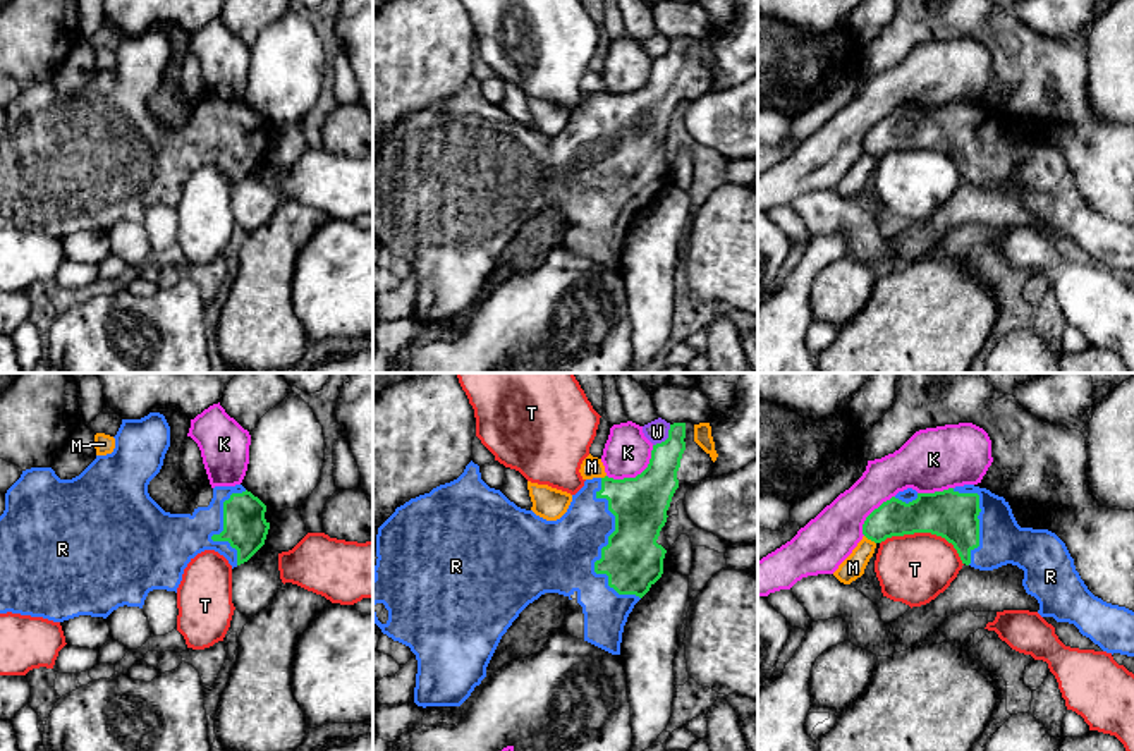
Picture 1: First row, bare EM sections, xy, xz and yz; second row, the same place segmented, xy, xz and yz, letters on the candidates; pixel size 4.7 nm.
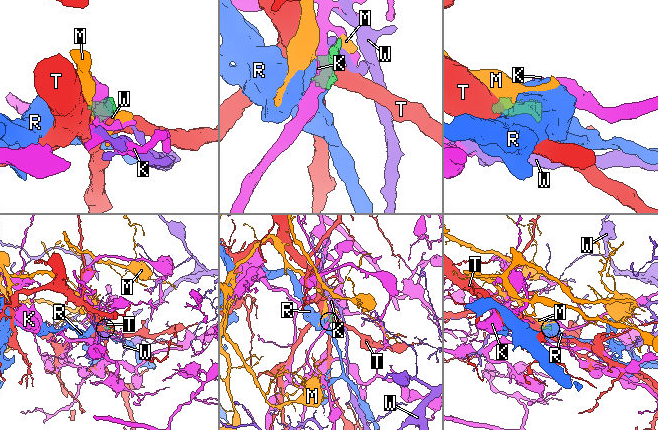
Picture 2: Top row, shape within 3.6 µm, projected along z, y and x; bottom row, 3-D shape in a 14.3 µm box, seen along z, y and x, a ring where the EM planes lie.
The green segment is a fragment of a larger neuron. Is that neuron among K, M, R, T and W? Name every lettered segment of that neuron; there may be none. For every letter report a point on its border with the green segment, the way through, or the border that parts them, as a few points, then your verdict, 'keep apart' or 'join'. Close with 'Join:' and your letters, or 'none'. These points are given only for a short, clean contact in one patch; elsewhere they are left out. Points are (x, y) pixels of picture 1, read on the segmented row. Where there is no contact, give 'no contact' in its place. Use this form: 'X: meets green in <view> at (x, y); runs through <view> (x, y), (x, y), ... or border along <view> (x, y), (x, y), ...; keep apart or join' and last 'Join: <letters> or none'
K: meets green in xz at (638, 475); keep apart
M: meets green in yz at (870, 538); keep apart
R: meets green in xz at (602, 549); join
T: meets green in yz at (926, 531); border along yz (880, 542), (890, 537), (935, 533), (952, 545), (963, 564); keep apart
W: meets green in xz at (667, 439); border along xz (670, 425), (669, 435), (653, 445); keep apart
Join: R

